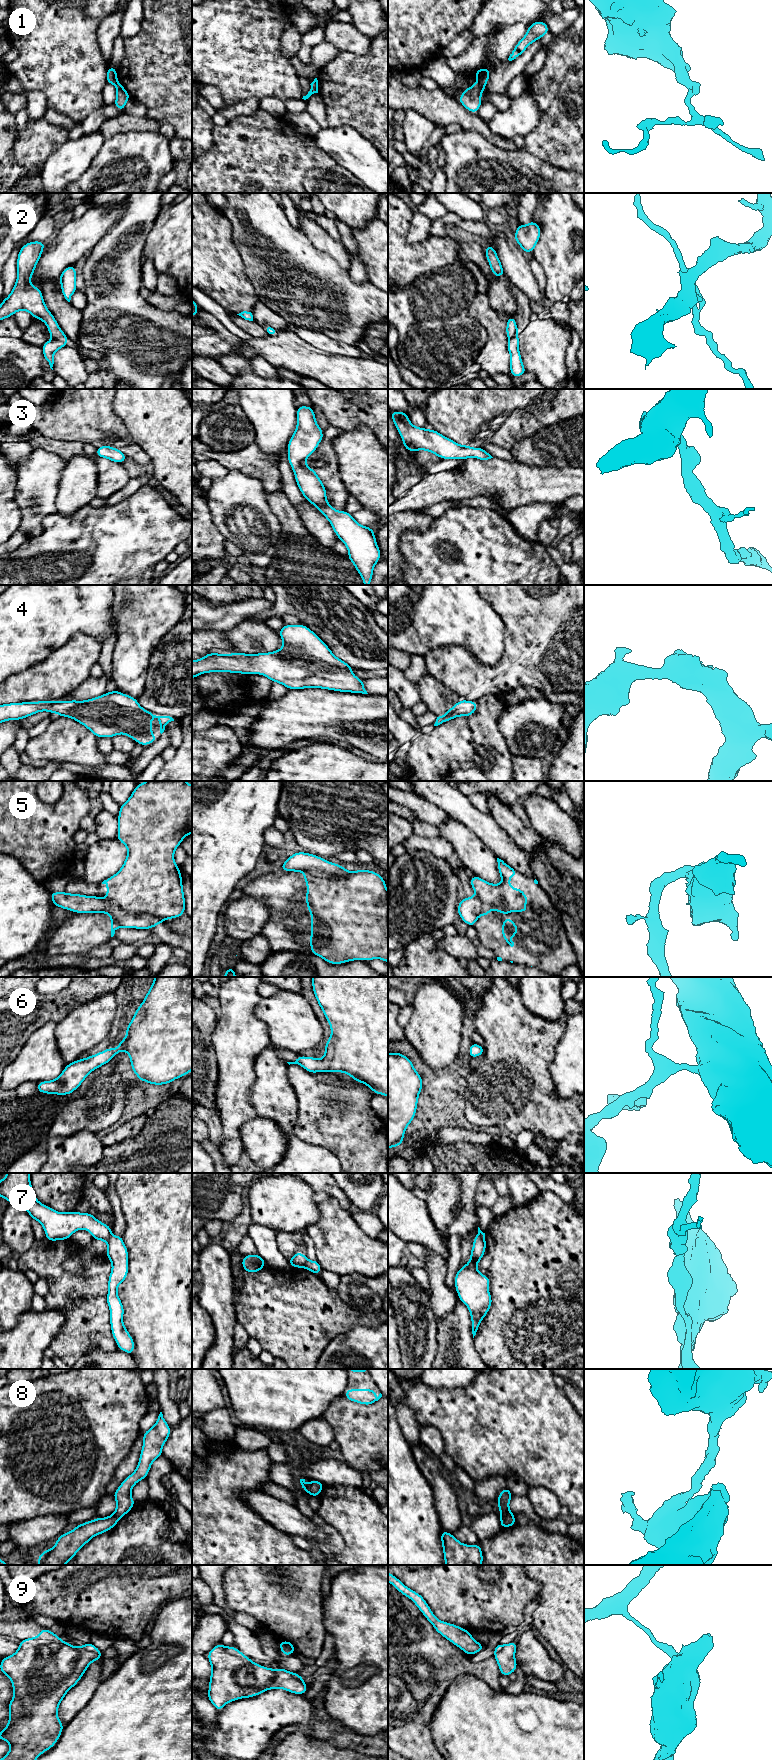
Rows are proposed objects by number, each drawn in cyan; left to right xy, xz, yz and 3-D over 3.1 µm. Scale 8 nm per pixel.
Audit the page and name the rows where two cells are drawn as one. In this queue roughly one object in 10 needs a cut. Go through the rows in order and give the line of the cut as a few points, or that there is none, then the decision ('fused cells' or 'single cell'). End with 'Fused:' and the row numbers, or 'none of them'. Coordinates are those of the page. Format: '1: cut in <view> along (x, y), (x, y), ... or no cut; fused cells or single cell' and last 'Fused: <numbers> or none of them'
1: cut in yz along (477, 82), (484, 87); fused cells
2: no cut; single cell
3: no cut; single cell
4: no cut; single cell
5: cut in xy along (103, 898), (127, 911), (146, 912), (163, 920); fused cells
6: no cut; single cell
7: cut in xz along (307, 1259), (304, 1267); fused cells
8: no cut; single cell
9: cut in xy along (82, 1645), (88, 1650), (99, 1653); fused cells
Fused: 1, 5, 7, 9

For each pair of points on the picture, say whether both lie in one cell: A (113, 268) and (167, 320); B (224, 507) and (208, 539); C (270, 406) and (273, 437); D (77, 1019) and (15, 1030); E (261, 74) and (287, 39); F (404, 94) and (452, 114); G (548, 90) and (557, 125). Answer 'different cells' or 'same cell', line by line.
A: same cell
B: different cells
C: same cell
D: different cells
E: different cells
F: same cell
G: different cells

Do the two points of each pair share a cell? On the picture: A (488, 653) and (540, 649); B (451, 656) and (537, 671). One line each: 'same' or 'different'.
A: different
B: same

